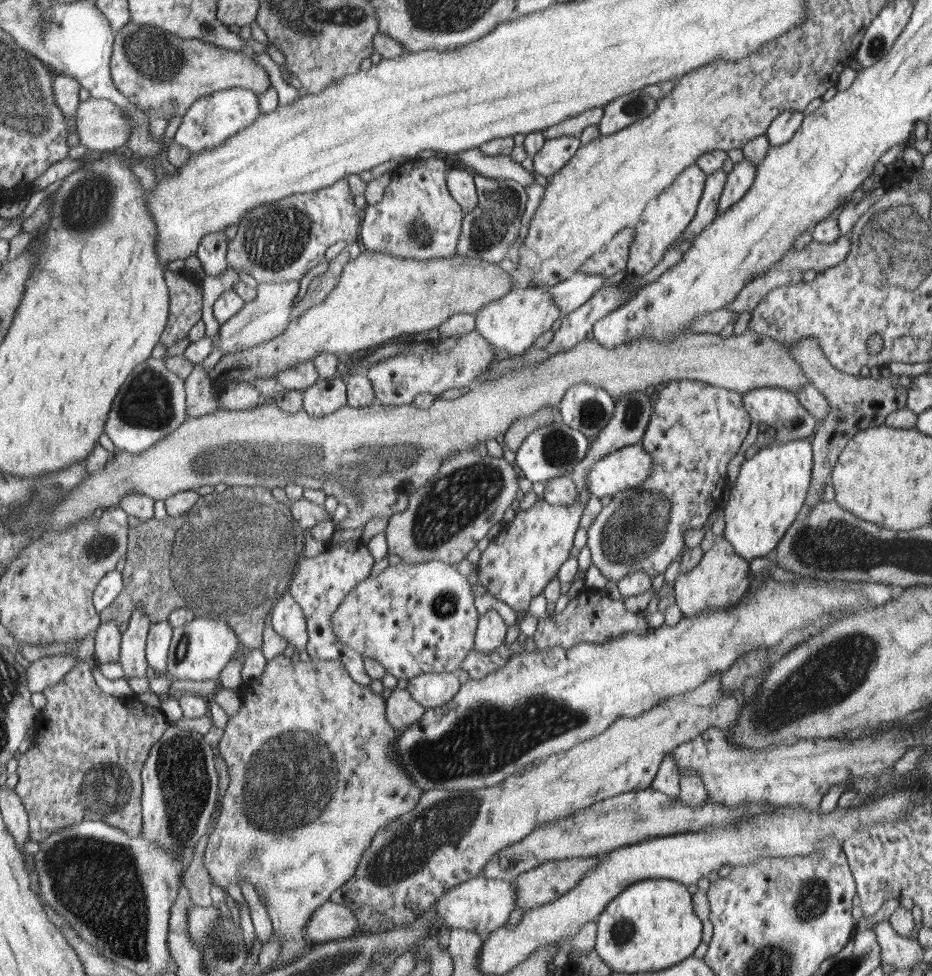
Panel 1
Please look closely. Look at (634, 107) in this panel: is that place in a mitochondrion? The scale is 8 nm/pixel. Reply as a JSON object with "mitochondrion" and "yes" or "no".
{"mitochondrion":"yes"}

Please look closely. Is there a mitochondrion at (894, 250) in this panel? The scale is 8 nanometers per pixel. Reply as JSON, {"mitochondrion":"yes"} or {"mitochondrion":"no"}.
{"mitochondrion":"yes"}

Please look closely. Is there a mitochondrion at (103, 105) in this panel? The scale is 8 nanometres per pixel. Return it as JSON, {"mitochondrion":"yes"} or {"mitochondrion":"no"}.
{"mitochondrion":"no"}

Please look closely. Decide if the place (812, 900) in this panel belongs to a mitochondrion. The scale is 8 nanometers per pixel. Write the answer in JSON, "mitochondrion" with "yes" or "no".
{"mitochondrion":"yes"}

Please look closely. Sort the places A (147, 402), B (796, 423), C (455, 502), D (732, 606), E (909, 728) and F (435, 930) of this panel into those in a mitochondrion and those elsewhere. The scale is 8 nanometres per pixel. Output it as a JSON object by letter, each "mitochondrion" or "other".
{"A":"mitochondrion","B":"mitochondrion","C":"mitochondrion","D":"other","E":"other","F":"other"}

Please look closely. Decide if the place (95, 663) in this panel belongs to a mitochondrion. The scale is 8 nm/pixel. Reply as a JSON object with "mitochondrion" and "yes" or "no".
{"mitochondrion":"no"}

